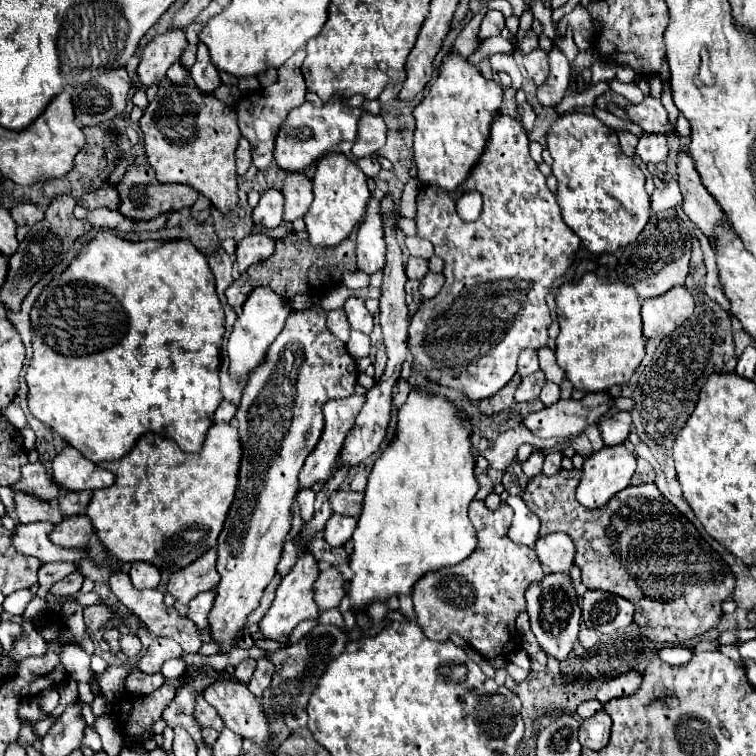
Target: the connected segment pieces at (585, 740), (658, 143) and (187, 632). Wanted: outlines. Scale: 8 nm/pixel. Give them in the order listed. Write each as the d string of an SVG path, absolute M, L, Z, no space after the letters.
M606 712L594 714L592 718L588 718L580 724L580 730L578 730L580 744L590 750L604 748L610 740L610 726L612 726L612 720Z
M644 134L638 140L638 156L642 158L644 164L658 164L668 158L668 144L666 136L654 136L654 134Z
M114 570L110 574L110 580L108 580L108 586L110 590L116 594L116 598L130 610L134 612L142 624L146 624L146 628L154 634L154 636L164 636L164 638L172 638L176 640L184 652L198 652L198 648L202 646L200 642L200 634L198 634L198 628L194 622L190 622L186 616L180 616L174 608L168 608L164 604L164 596L160 590L136 590L132 584L130 584L130 576L126 572L120 572L120 570Z

